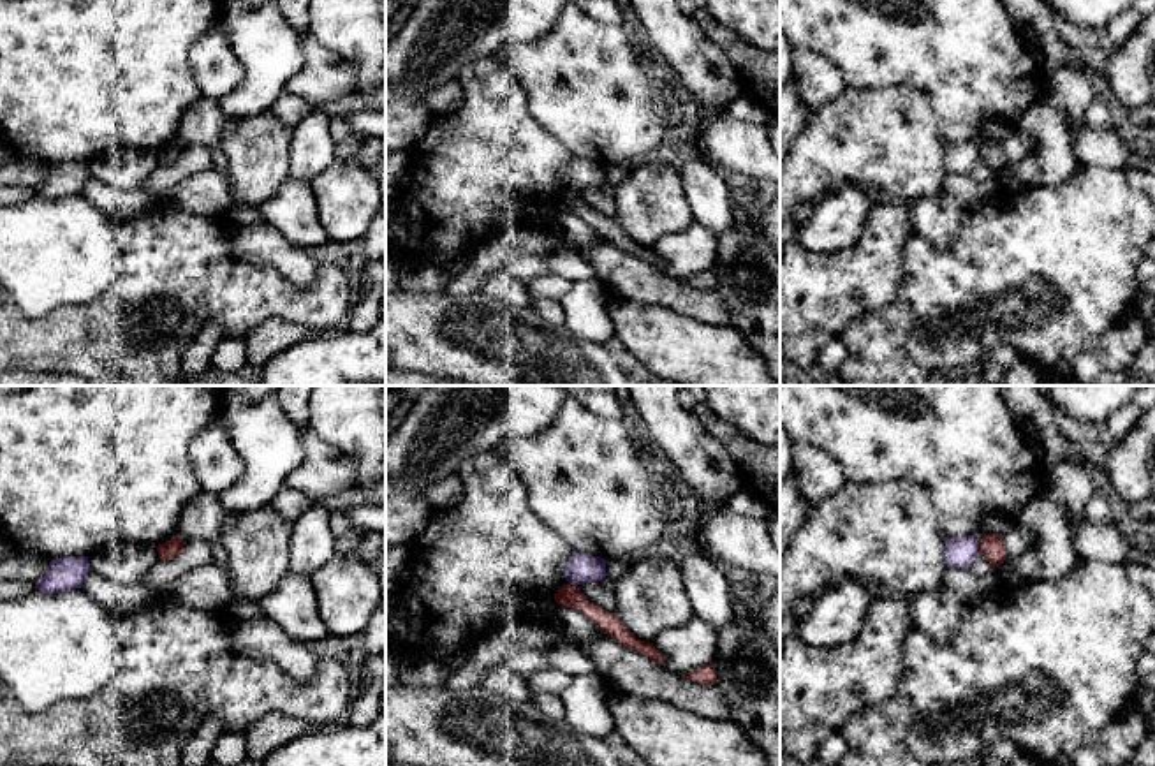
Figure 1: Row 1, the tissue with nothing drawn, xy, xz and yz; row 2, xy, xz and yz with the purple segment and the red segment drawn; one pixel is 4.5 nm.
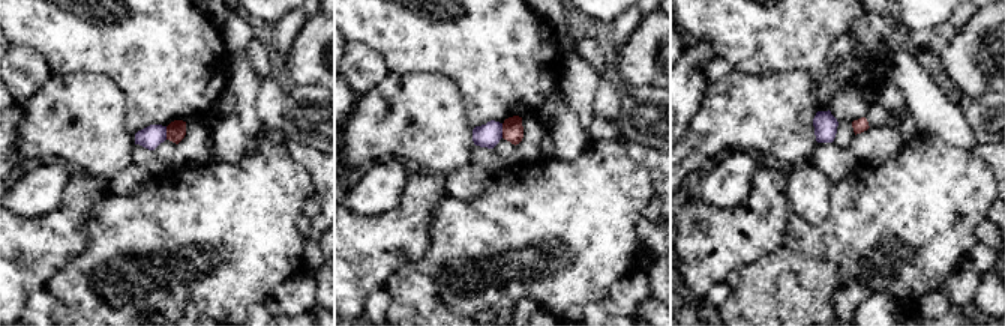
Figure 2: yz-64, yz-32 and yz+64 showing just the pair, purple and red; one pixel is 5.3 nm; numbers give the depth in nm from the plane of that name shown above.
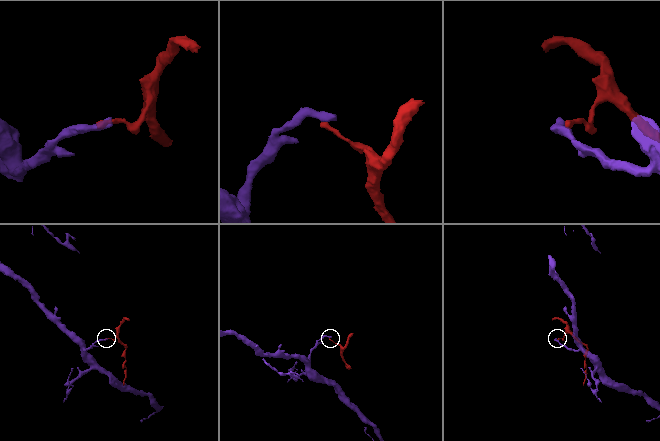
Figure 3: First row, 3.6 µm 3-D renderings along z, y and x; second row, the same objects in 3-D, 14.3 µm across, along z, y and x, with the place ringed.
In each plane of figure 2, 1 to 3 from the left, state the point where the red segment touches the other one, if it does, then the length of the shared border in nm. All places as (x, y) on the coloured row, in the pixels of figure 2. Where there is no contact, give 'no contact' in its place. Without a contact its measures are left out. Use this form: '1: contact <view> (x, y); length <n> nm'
1: contact yz-64 (165, 132); length 70 nm
2: contact yz-32 (501, 131); length 80 nm
3: no contact

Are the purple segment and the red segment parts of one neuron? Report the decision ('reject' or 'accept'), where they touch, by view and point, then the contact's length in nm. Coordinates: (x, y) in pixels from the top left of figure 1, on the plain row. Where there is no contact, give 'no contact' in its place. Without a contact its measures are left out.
reject | yz (978, 150) | 90 nm

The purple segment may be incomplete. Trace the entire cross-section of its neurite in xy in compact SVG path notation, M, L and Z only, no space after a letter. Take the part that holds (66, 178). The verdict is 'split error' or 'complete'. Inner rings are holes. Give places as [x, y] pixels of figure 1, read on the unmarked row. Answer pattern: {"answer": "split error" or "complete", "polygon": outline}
{"answer": "complete", "polygon": "M60 162L49 167L46 180L35 188L35 195L60 199L81 194L90 178L88 162Z"}

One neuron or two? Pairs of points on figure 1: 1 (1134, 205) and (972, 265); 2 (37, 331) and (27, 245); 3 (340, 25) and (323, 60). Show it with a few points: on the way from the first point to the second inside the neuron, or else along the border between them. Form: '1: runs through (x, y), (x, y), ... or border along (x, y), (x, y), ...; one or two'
1: runs through (1094, 228), (1057, 265), (1013, 265); one
2: border along (74, 303), (39, 317), (25, 317), (18, 310); two
3: border along (307, 32), (356, 67), (356, 80), (353, 83); two

